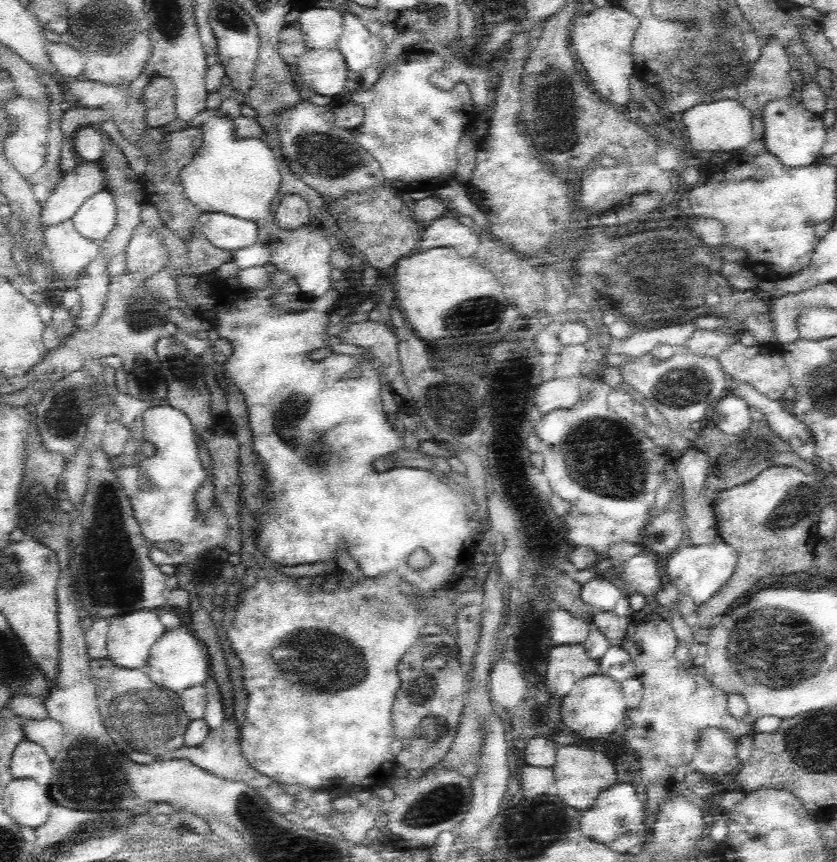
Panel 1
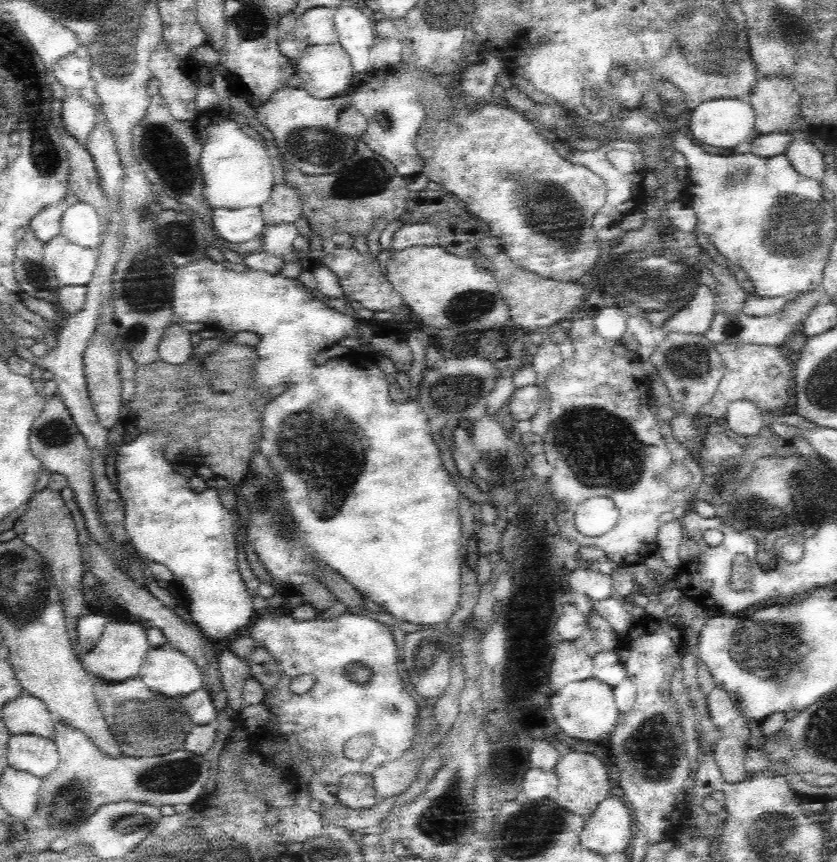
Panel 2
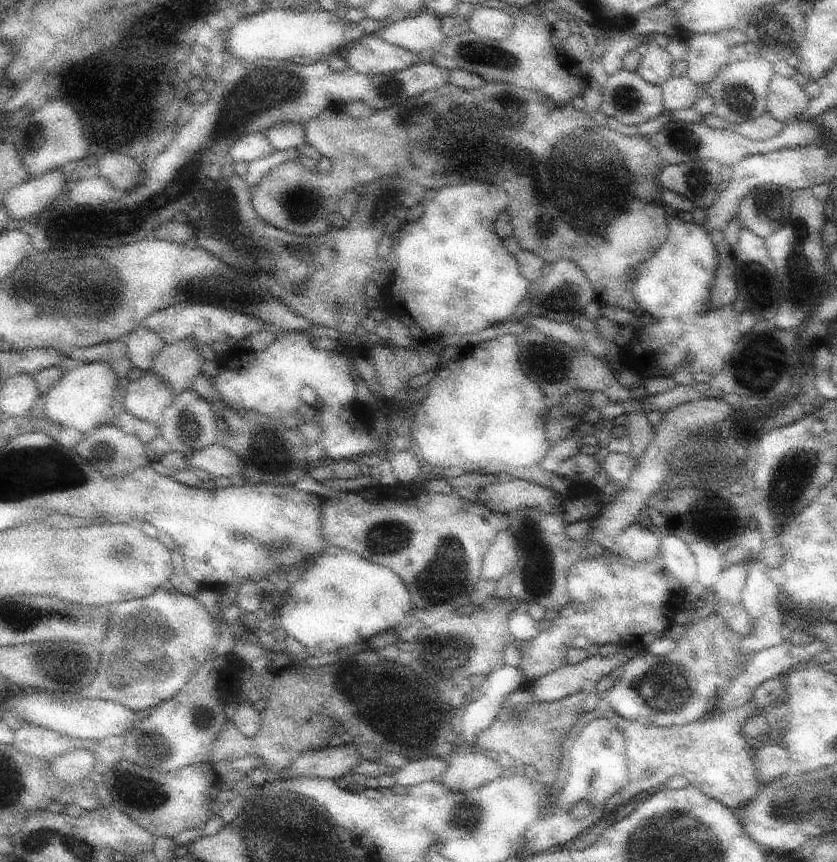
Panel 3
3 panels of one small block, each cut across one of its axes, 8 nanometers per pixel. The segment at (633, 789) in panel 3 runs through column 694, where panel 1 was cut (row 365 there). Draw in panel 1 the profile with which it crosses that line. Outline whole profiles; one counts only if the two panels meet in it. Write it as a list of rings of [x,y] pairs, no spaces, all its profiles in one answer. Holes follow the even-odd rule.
[[[740,342],[728,346],[720,356],[718,356],[724,372],[728,374],[730,384],[732,382],[744,382],[764,394],[770,400],[784,402],[784,390],[792,384],[790,382],[790,370],[786,368],[784,356],[782,356],[782,344],[772,342],[772,344],[760,344],[760,346],[742,346]]]

